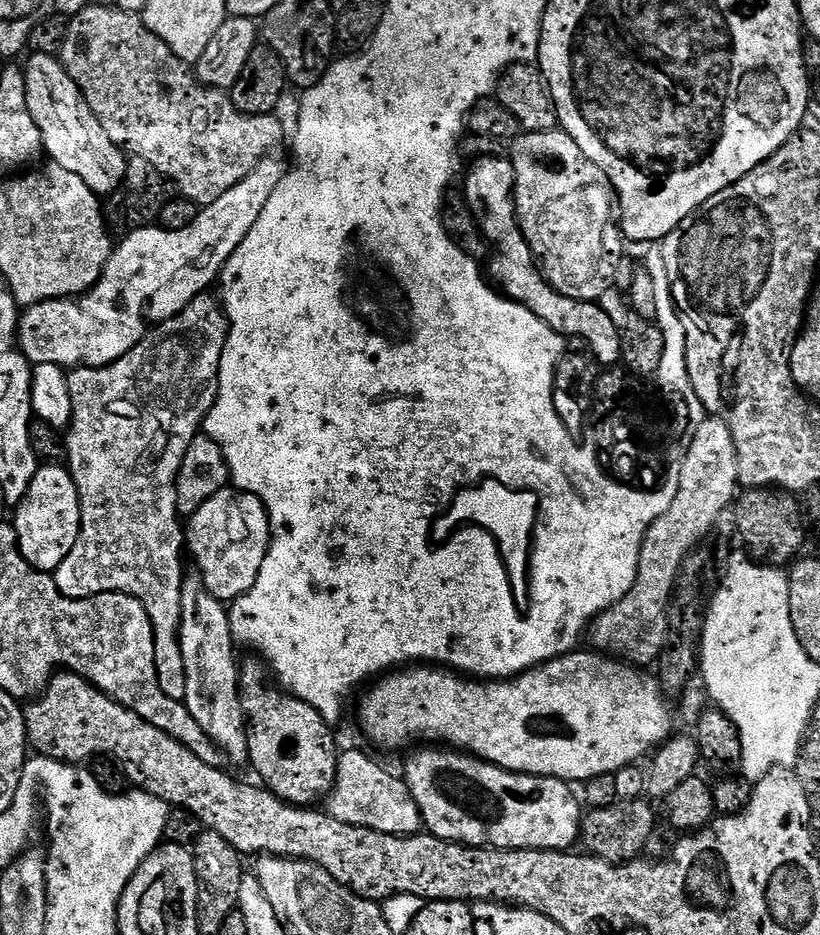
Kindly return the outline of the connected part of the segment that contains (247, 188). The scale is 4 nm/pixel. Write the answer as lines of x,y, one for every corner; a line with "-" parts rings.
269,154
259,160
222,198
203,205
194,222
182,230
159,226
134,228
124,241
115,245
104,273
85,296
62,300
44,300
25,307
16,326
16,346
28,363
57,364
59,368
104,368
122,358
149,330
174,318
194,298
205,295
217,283
228,260
242,246
250,226
258,222
270,194
278,190
286,165

